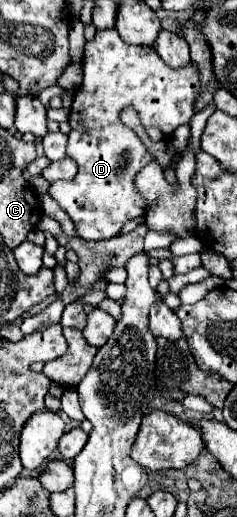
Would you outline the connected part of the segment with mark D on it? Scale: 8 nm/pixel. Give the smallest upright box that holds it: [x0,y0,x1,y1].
[48,29,200,241]

